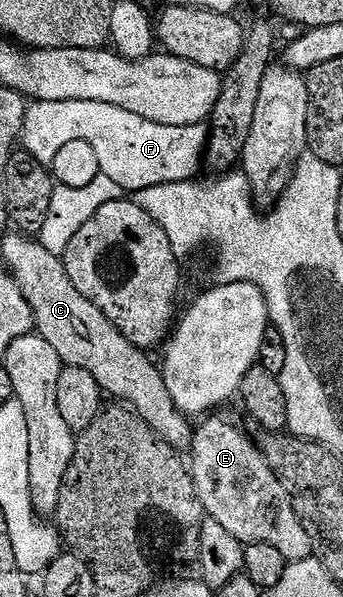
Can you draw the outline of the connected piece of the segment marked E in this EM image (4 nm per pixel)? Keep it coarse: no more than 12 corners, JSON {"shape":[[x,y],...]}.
{"shape":[[211,414],[188,463],[232,537],[311,558],[290,495],[232,420]]}

